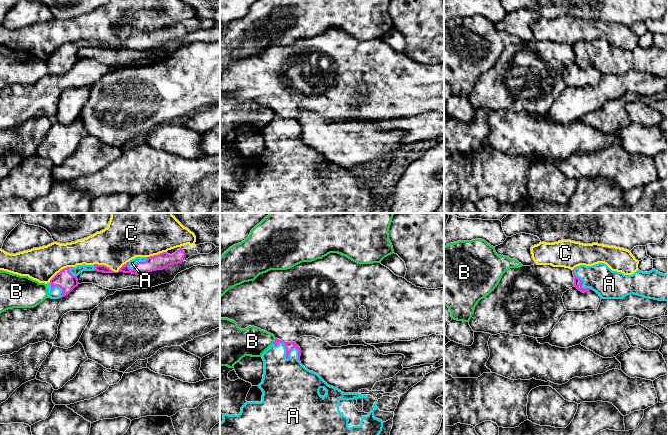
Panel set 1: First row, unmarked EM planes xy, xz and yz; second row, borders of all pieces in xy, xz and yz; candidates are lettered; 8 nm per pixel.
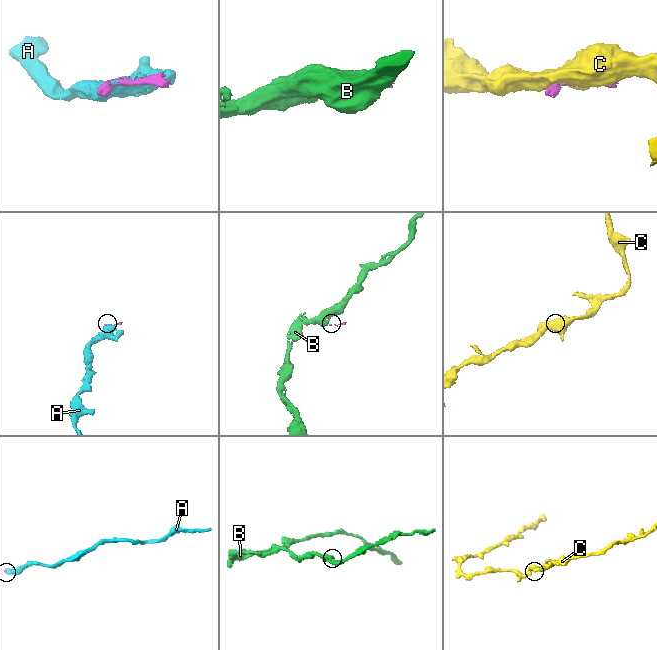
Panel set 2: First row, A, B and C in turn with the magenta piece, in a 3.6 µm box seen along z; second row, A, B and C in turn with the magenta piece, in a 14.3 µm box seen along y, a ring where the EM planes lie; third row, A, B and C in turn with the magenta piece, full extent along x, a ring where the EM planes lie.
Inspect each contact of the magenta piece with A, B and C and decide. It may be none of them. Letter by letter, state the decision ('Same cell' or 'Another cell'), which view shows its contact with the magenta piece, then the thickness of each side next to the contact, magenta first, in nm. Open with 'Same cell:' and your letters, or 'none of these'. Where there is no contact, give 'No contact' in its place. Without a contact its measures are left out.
Same cell: A
A: Same cell. Touches magenta in xz. Thickness 70 nm (magenta) against 440 nm
B: Another cell. Touches magenta in xz. Thickness 70 nm (magenta) against 240 nm
C: Another cell. Touches magenta in xy. Thickness 100 nm (magenta) against 320 nm

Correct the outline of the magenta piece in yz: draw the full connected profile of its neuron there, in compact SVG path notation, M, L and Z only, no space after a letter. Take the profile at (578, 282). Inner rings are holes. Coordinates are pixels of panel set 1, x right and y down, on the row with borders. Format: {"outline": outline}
{"outline": "M606 264L580 265L573 270L574 287L585 293L595 291L601 299L623 299L634 294L658 301L668 301L668 274L655 269L632 275L612 271Z"}

